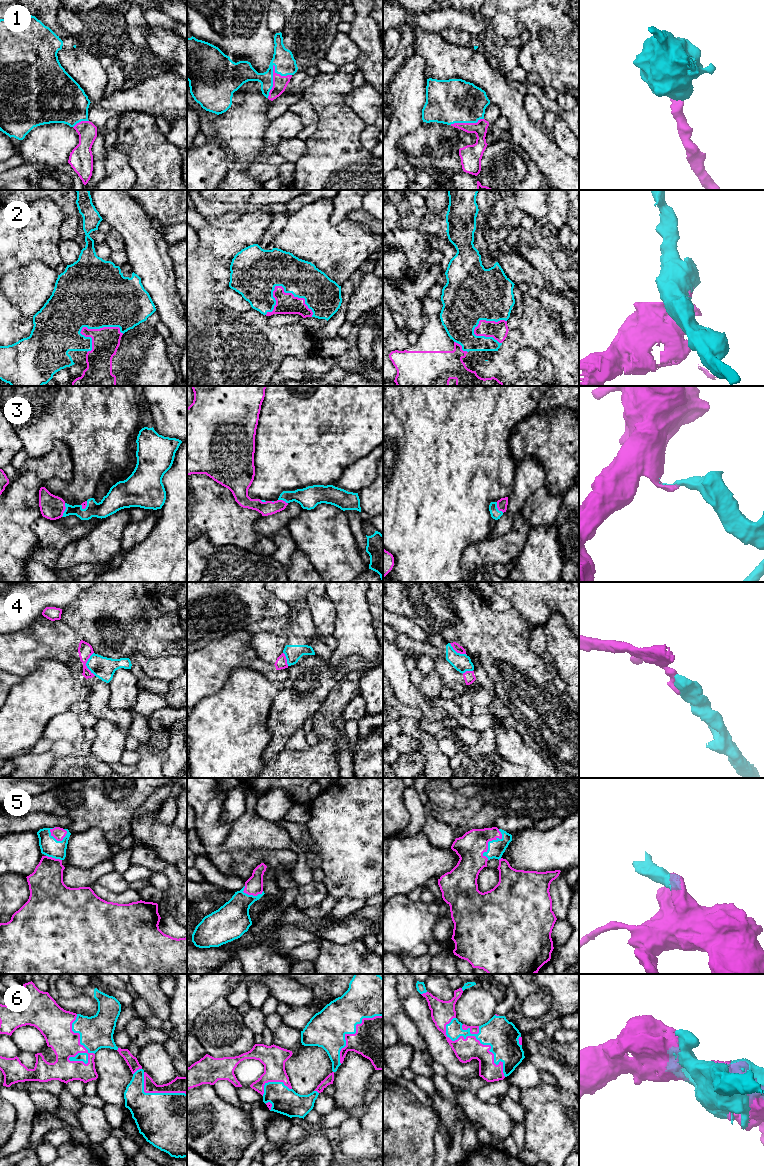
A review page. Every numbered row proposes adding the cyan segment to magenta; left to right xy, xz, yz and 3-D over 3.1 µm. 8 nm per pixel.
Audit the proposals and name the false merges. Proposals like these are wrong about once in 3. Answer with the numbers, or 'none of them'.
2, 4

